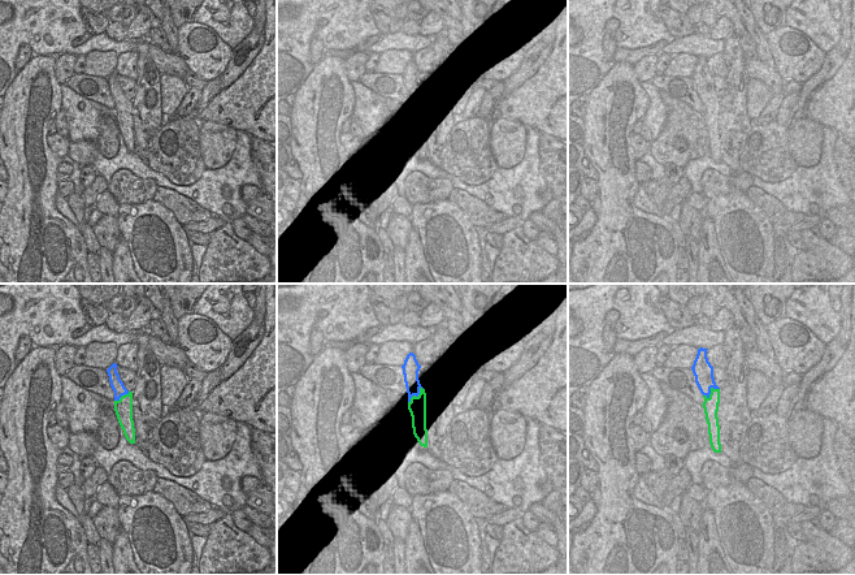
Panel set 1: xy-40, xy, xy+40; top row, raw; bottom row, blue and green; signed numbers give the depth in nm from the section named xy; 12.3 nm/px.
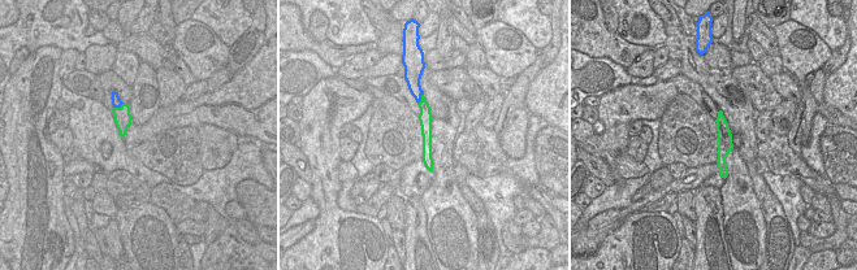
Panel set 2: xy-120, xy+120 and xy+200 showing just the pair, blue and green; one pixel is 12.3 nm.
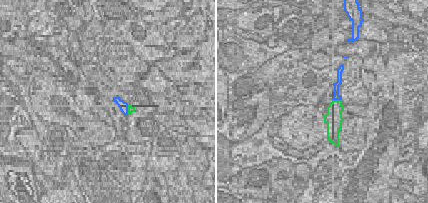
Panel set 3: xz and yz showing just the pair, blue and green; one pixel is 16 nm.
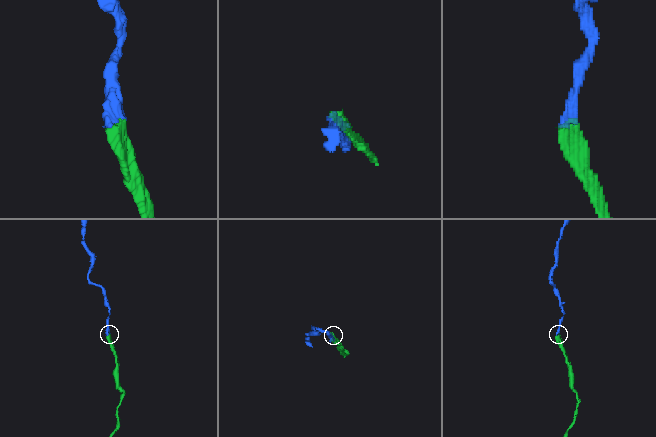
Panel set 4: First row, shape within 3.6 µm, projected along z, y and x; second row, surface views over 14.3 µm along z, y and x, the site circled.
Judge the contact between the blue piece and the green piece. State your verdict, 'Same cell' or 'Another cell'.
Another cell

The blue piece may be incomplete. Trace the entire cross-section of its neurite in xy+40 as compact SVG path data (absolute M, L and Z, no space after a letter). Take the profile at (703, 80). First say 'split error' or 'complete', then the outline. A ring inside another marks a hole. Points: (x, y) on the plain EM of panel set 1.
complete; M698 57L696 66L694 69L694 73L691 75L693 82L695 85L695 91L703 104L709 107L711 98L720 98L713 86L713 75L708 70L707 66L707 59L708 57Z

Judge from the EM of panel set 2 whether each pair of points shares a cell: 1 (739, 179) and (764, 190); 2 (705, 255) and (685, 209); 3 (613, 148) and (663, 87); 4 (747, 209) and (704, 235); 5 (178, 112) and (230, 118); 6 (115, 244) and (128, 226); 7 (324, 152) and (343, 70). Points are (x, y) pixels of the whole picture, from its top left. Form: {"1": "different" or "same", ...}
{"1": "different", "2": "different", "3": "same", "4": "different", "5": "same", "6": "different", "7": "different"}

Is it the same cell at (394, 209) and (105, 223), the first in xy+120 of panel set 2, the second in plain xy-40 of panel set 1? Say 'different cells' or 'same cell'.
same cell

